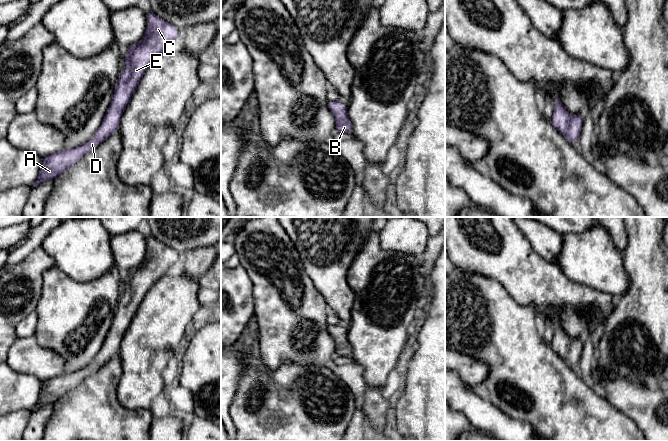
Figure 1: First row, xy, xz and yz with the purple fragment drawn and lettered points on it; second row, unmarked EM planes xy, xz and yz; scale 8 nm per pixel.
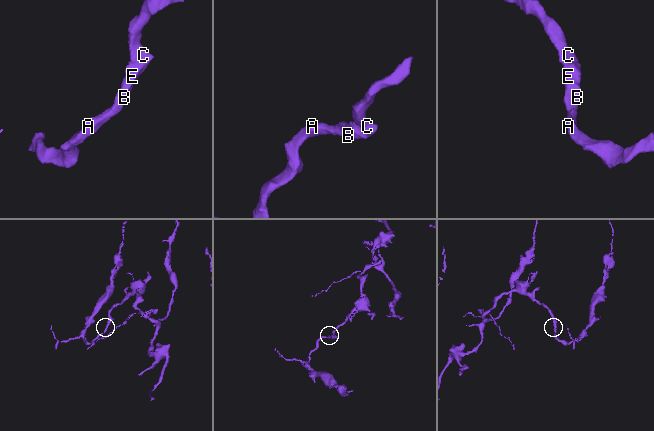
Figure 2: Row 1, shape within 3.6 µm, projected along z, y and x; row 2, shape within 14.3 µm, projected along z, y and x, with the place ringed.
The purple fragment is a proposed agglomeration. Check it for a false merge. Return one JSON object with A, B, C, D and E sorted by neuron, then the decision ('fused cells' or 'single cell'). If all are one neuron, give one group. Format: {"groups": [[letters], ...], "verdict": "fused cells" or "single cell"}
{"groups": [["A", "B", "C", "D", "E"]], "verdict": "single cell"}

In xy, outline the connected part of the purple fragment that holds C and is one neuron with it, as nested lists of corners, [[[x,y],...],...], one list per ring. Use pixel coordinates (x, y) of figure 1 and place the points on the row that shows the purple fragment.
[[[151,10],[146,13],[146,20],[144,38],[131,45],[124,56],[125,68],[118,76],[111,103],[93,139],[78,147],[43,157],[39,176],[31,188],[47,180],[55,180],[110,135],[118,132],[122,114],[148,66],[182,32]]]

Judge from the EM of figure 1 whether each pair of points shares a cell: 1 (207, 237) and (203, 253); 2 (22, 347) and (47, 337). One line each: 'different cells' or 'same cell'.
1: different cells
2: different cells

